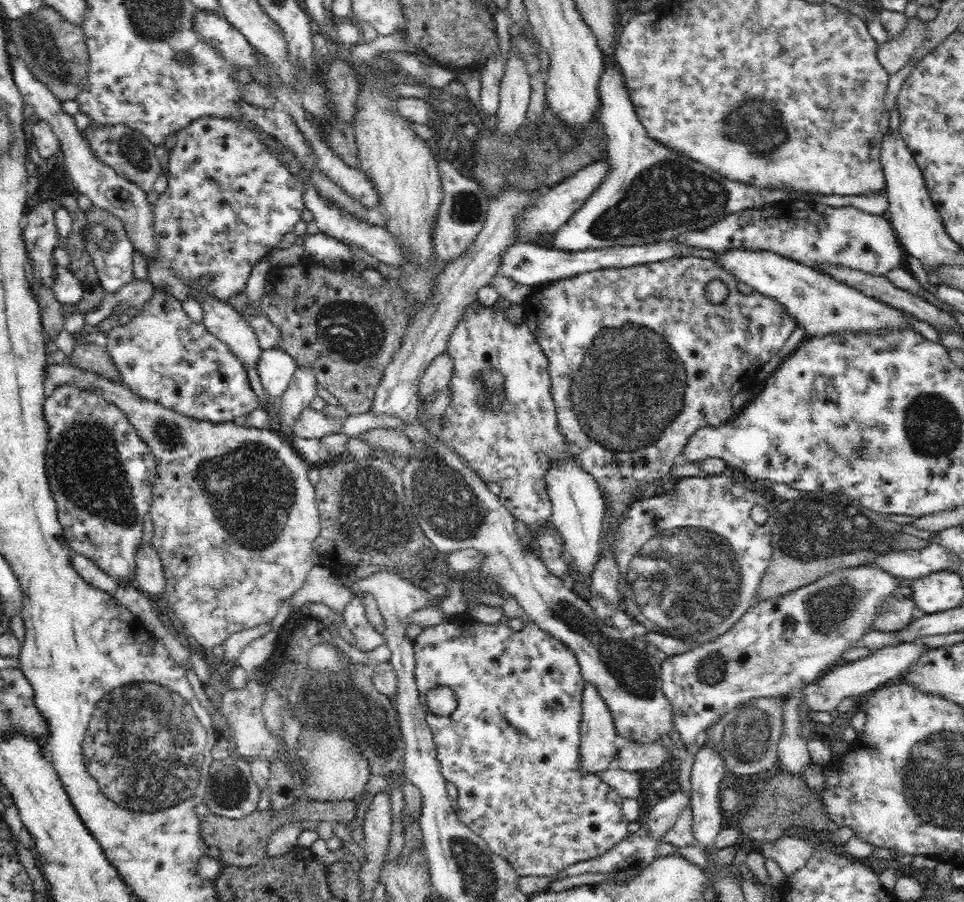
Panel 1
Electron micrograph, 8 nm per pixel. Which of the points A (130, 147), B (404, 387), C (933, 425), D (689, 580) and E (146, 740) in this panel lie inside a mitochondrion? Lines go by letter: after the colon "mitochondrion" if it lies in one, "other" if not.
A: mitochondrion
B: other
C: mitochondrion
D: mitochondrion
E: mitochondrion

